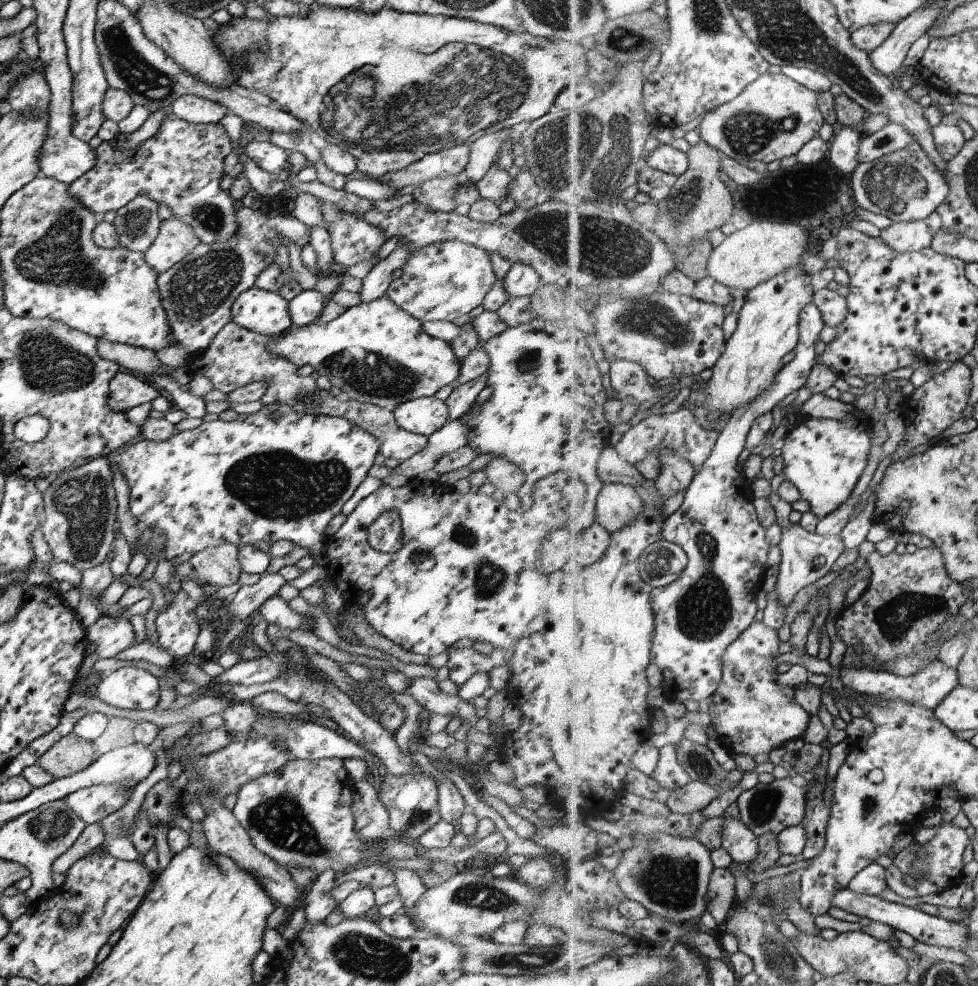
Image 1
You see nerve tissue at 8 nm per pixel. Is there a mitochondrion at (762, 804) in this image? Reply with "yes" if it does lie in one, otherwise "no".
yes

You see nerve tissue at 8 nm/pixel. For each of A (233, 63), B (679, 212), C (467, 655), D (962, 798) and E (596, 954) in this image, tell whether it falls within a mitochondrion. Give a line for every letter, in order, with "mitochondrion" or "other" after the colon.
A: other
B: mitochondrion
C: other
D: other
E: other

